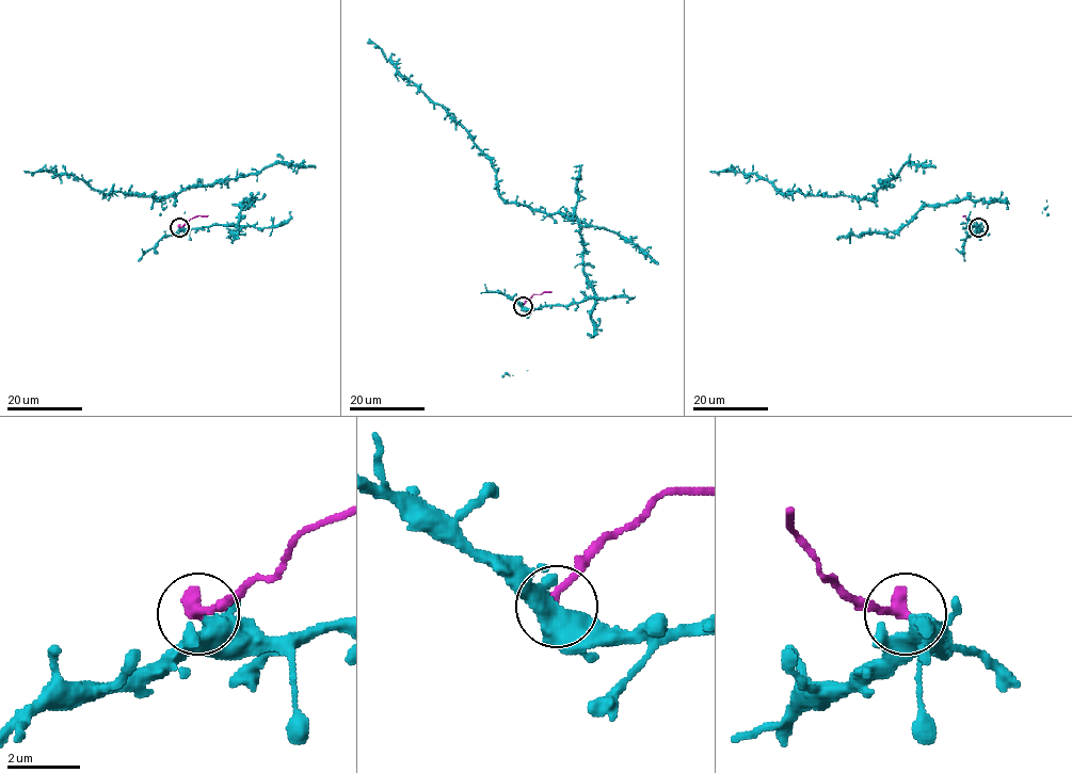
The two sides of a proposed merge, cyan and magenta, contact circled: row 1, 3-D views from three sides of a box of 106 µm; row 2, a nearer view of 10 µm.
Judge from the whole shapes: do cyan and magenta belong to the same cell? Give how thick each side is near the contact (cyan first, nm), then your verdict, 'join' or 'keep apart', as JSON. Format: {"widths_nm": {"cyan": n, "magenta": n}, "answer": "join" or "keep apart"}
{"widths_nm": {"cyan": 420, "magenta": 400}, "answer": "keep apart"}

